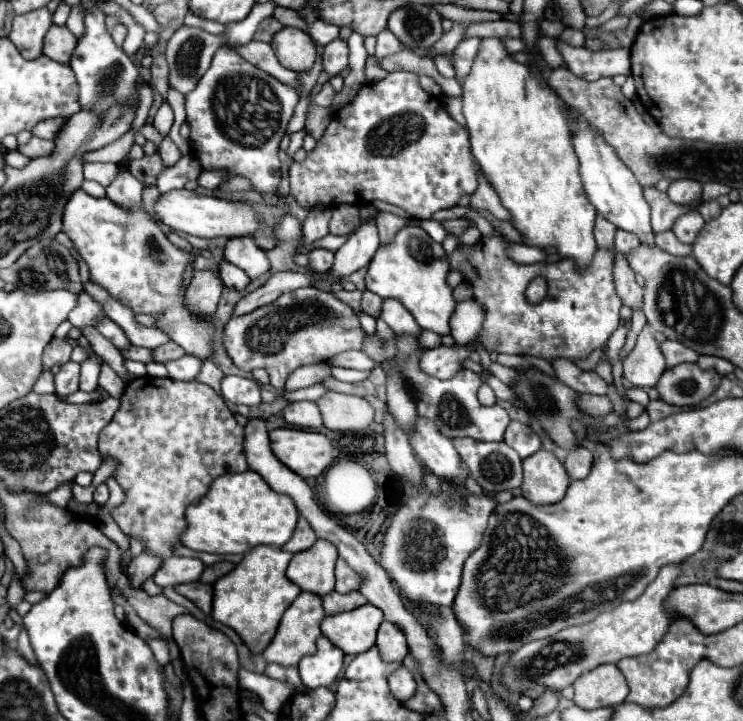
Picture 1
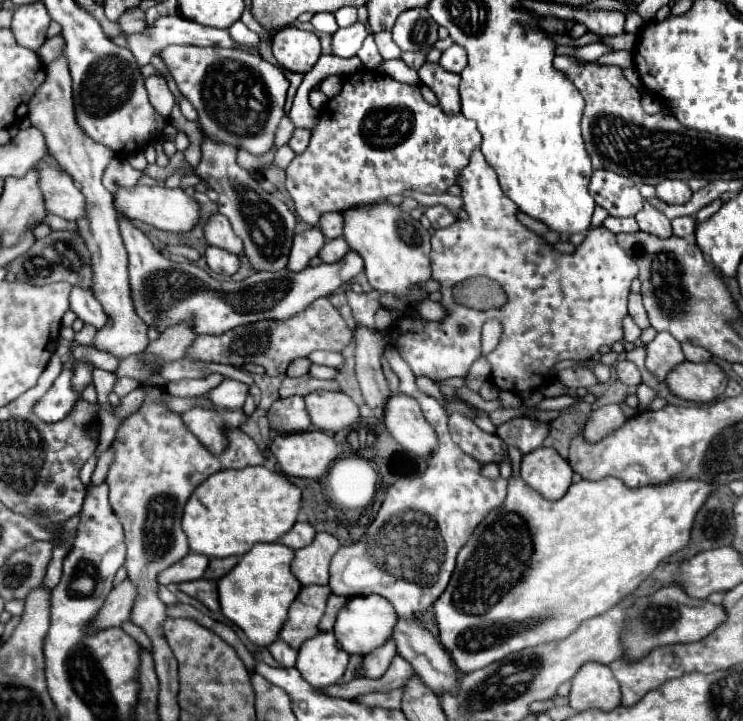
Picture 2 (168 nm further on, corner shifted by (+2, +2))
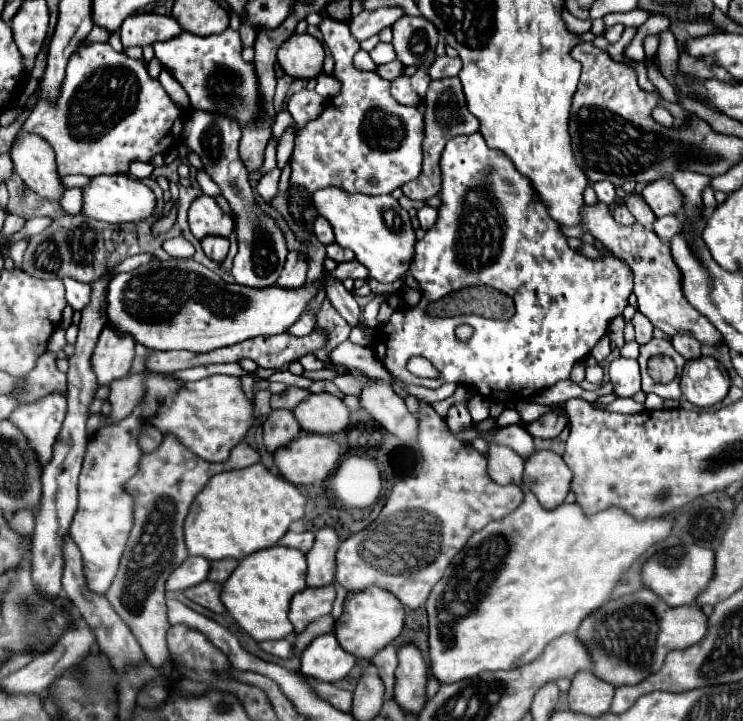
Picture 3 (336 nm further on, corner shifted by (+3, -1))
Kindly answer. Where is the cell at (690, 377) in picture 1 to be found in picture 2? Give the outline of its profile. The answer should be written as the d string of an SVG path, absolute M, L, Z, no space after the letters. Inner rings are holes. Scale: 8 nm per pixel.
M682 362L666 376L666 386L678 398L692 402L712 402L714 398L722 396L726 388L726 376L714 362Z

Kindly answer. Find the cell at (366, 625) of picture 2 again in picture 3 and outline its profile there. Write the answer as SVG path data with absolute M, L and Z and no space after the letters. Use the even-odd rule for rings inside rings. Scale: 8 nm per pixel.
M371 585L363 591L349 591L343 603L343 615L335 625L335 637L341 647L353 653L357 659L371 659L377 651L389 645L395 637L399 637L405 623L405 611L399 599L377 585Z

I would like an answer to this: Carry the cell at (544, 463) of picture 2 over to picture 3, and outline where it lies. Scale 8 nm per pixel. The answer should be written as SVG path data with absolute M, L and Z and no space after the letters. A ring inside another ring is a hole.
M535 451L525 461L523 481L545 509L555 509L569 493L571 471L561 455L553 451Z

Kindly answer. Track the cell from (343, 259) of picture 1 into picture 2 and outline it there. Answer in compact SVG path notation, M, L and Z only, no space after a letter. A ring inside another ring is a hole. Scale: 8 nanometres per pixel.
M118 214L118 224L130 260L128 270L134 308L146 324L156 324L160 332L182 320L190 322L198 334L226 332L238 324L250 324L254 320L286 320L302 312L302 308L312 300L330 296L344 282L364 270L362 256L348 250L346 258L340 262L308 266L302 272L290 272L284 268L278 272L256 272L242 282L218 282L190 262L174 266L124 214Z

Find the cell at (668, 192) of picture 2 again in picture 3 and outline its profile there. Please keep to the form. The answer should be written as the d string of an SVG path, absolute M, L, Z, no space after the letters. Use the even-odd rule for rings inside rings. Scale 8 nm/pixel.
M657 179L649 183L641 191L641 197L647 201L647 205L657 217L675 215L681 209L681 193L669 179Z

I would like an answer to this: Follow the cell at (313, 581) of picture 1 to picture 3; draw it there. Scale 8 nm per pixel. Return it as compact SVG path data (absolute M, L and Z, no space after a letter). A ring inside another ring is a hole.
M321 527L315 535L313 549L307 553L307 585L309 587L323 587L333 583L337 547L339 547L339 537L335 529Z

